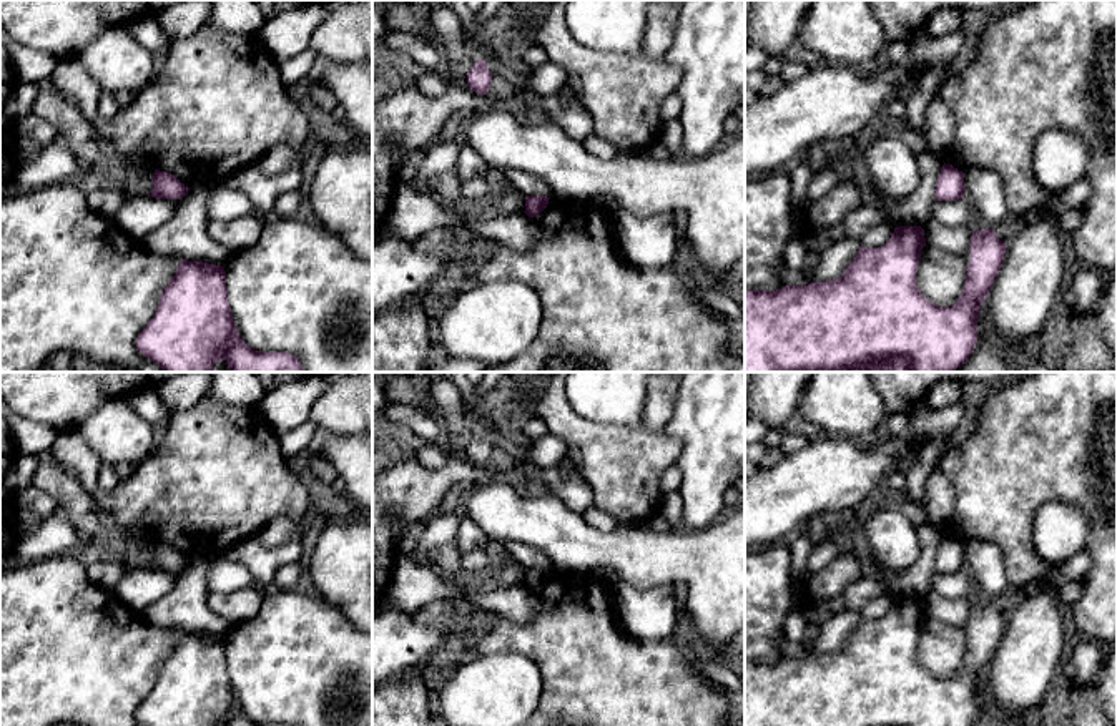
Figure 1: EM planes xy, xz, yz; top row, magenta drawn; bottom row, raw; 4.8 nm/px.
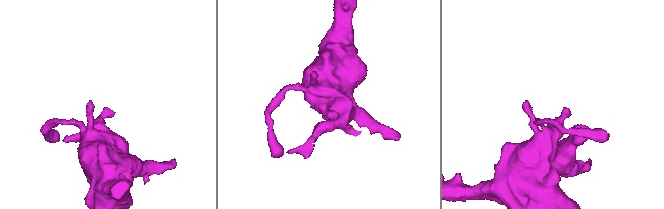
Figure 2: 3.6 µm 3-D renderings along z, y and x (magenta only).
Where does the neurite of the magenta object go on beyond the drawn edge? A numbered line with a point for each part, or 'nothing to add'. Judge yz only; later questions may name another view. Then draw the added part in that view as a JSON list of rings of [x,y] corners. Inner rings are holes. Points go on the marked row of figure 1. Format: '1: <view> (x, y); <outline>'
nothing to add

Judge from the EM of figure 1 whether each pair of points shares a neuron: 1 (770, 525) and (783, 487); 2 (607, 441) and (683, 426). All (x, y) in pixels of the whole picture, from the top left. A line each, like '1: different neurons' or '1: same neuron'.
1: same neuron
2: different neurons

